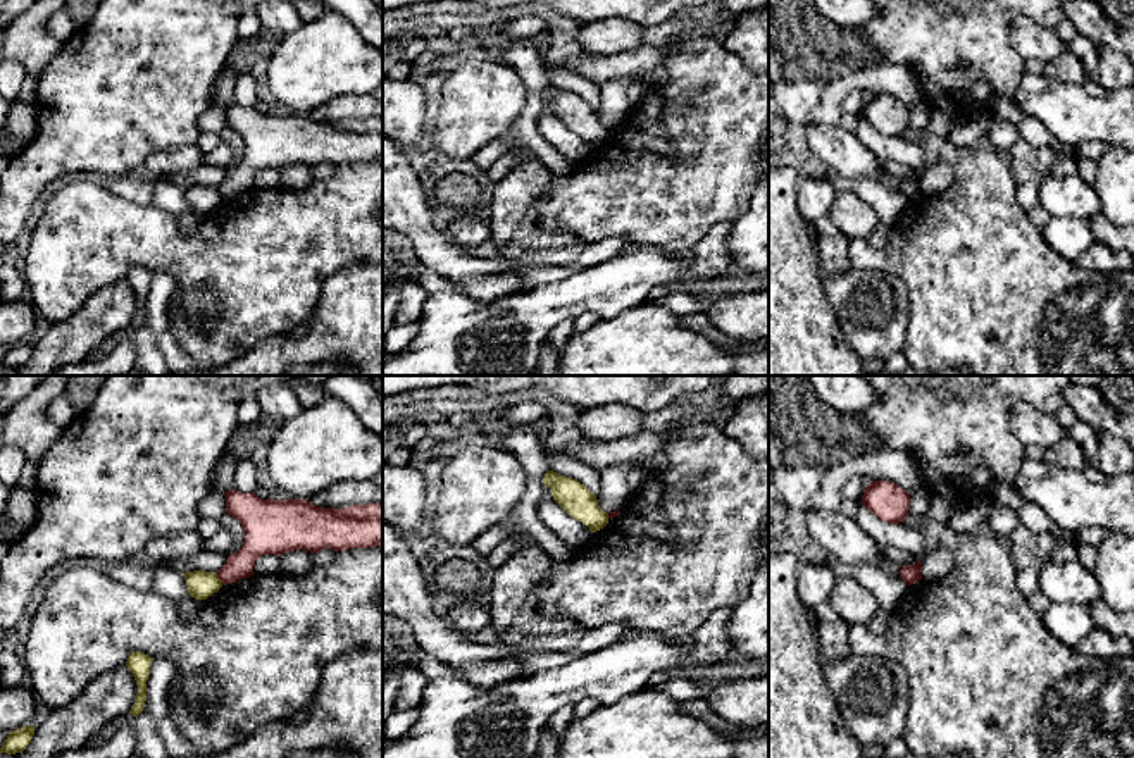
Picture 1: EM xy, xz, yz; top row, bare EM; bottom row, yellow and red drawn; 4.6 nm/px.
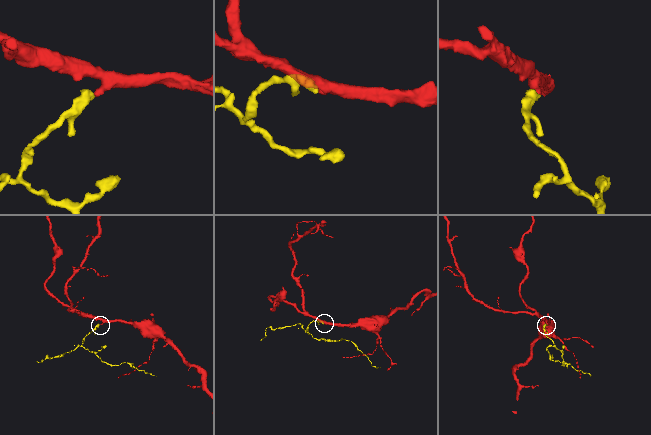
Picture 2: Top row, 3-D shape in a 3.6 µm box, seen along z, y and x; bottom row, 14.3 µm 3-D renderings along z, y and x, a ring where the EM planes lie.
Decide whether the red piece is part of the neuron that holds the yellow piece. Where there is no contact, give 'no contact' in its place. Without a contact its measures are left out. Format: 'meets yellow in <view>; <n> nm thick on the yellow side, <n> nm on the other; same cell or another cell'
meets yellow in xy; 130 nm thick on the yellow side, 130 nm on the other; another cell

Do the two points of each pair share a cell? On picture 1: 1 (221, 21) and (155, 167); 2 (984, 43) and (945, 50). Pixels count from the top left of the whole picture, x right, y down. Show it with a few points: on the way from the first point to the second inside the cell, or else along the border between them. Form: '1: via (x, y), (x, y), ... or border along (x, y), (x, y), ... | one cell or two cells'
1: border along (195, 142), (185, 147), (155, 150), (143, 164) | two cells
2: via (974, 43), (955, 43) | one cell

